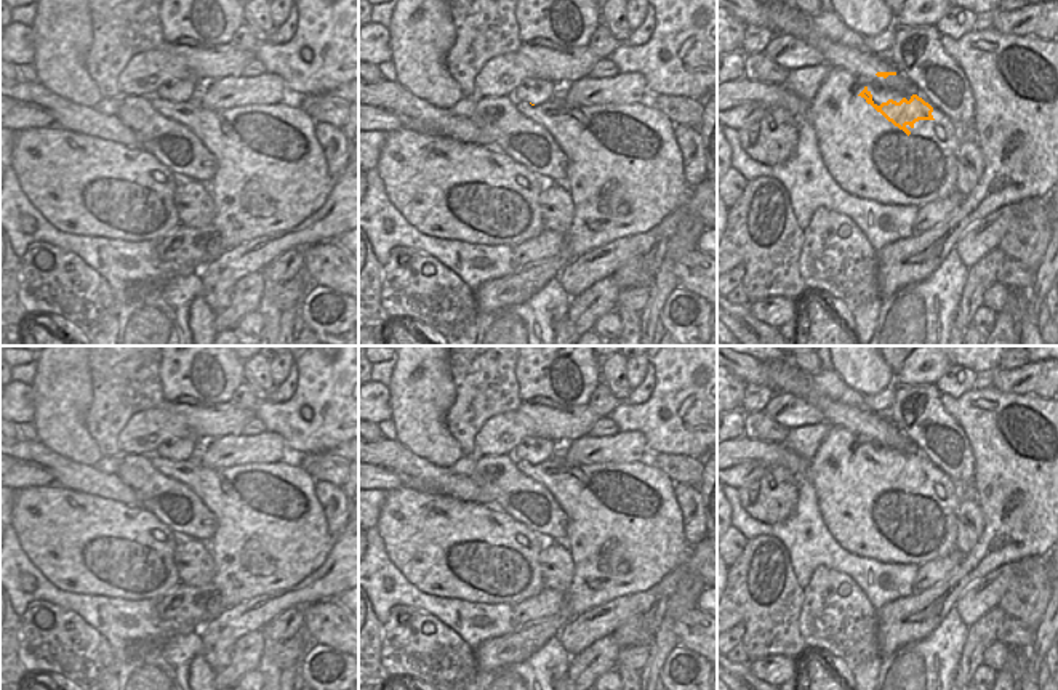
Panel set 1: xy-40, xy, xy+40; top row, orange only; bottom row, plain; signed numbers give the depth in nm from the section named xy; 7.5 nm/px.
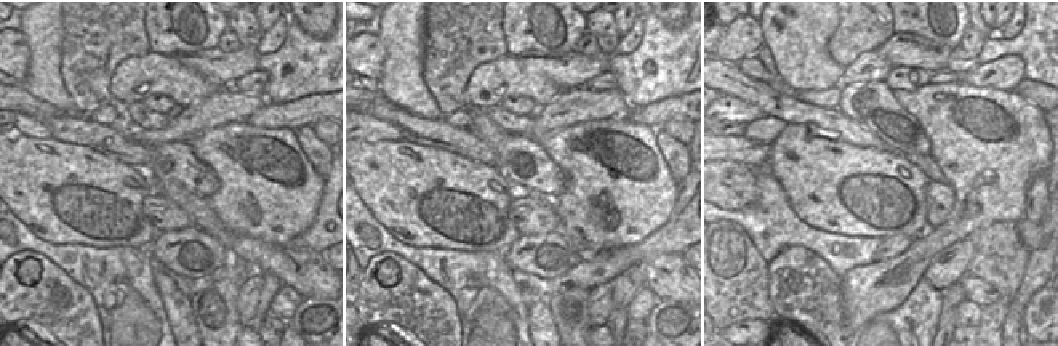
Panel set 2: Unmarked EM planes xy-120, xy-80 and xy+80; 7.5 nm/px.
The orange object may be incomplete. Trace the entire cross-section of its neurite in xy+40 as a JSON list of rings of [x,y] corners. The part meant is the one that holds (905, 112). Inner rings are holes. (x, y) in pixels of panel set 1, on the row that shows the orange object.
[[[868,86],[858,96],[845,96],[824,110],[828,128],[834,134],[861,139],[868,149],[887,158],[893,166],[916,165],[916,158],[920,157],[920,147],[909,138],[911,131],[906,126],[914,128],[919,120],[935,120],[933,107],[917,94],[912,94],[909,101],[906,98],[900,102],[888,99],[877,106]],[[871,107],[885,120],[869,120]]]

